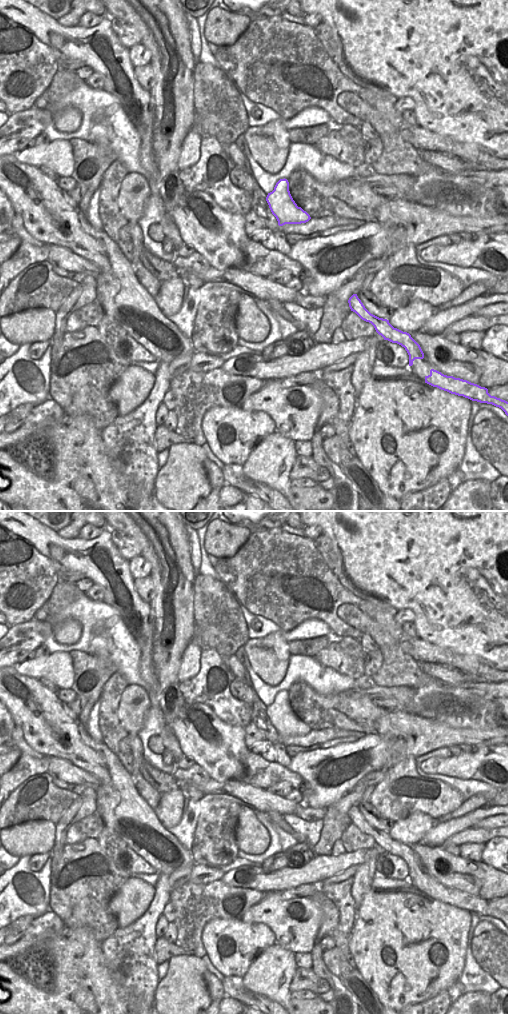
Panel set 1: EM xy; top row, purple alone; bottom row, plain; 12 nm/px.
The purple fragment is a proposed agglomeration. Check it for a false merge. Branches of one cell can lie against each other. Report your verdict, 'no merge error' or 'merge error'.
merge error

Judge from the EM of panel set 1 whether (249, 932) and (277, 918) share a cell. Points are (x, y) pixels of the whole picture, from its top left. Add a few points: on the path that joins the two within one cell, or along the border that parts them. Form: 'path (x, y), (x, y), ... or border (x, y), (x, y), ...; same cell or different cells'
border (241, 919), (264, 923), (273, 932), (276, 943); different cells

